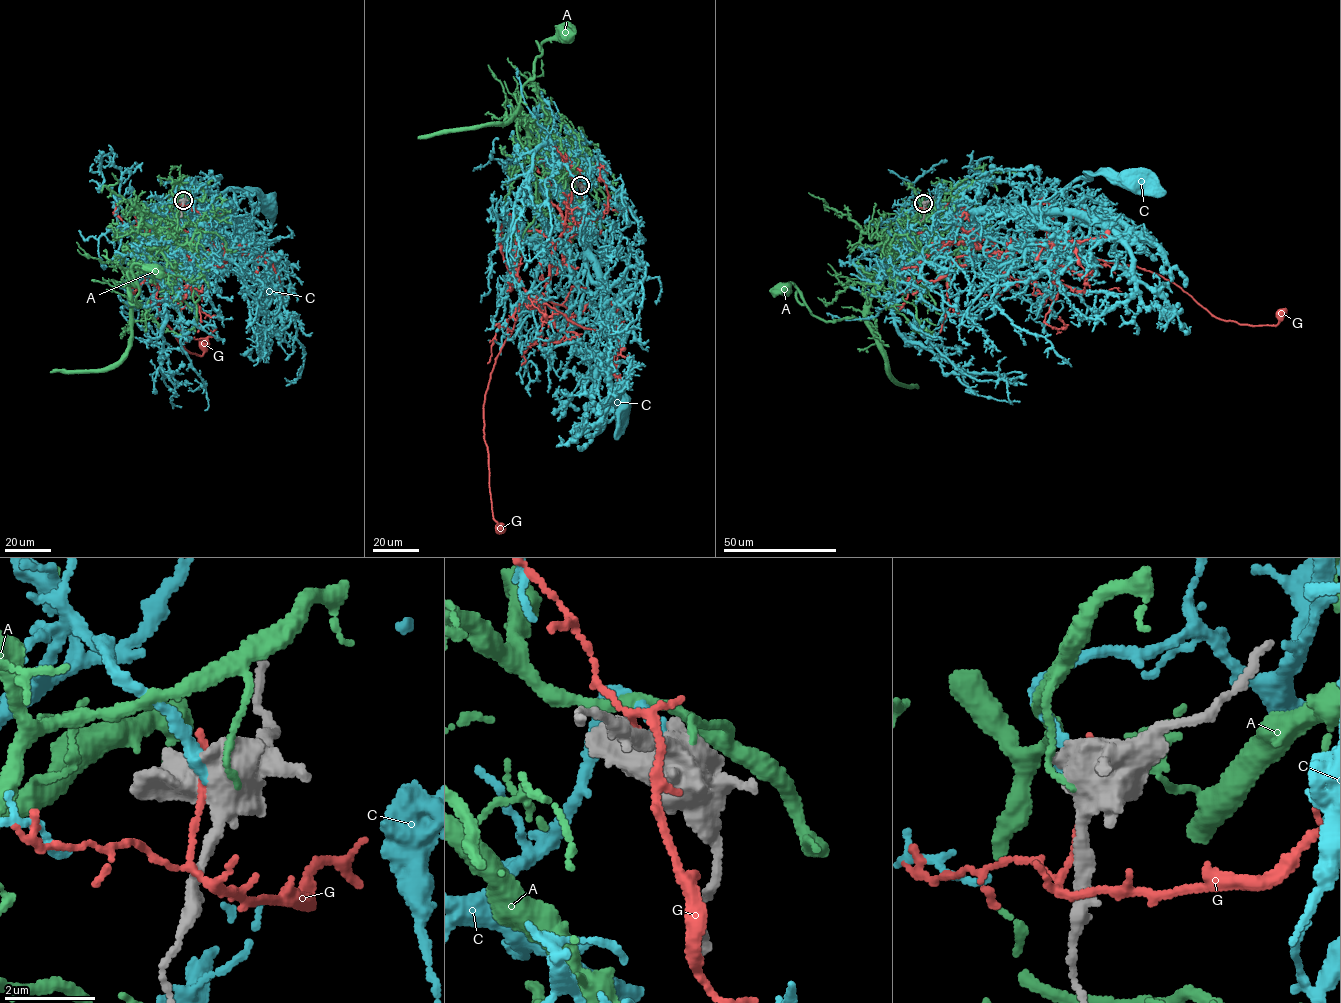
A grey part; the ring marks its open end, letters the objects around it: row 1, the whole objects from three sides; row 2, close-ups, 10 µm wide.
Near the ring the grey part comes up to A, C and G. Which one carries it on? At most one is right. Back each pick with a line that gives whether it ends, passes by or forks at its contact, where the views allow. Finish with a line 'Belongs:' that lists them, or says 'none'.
C: it ends
Belongs: C

